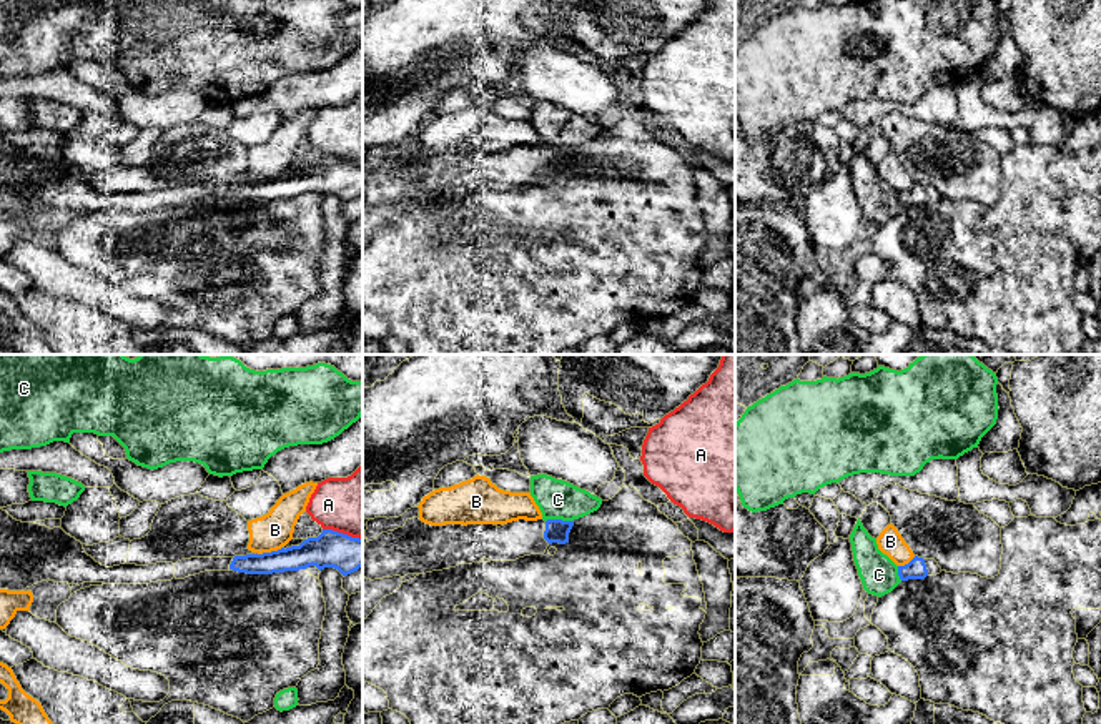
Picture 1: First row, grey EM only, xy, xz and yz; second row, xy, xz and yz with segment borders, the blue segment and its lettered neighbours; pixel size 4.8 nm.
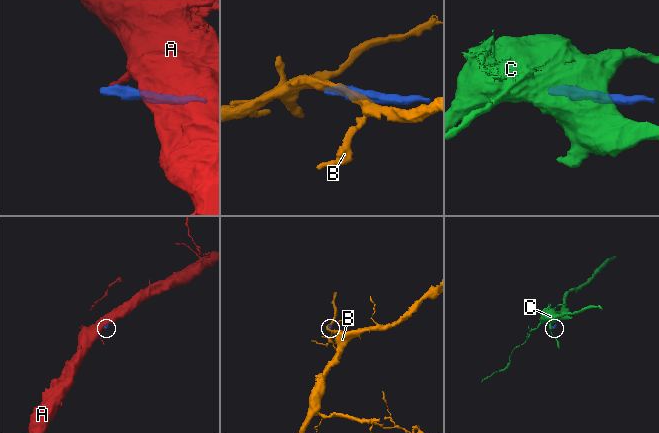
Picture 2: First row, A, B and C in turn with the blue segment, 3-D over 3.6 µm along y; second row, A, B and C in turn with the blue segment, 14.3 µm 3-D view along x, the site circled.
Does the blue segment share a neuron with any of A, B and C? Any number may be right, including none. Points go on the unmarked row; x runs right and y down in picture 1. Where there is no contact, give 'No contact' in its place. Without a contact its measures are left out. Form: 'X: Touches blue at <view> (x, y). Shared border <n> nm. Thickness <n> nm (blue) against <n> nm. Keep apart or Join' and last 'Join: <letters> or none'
A: Touches blue at xy (341, 160). Shared border 200 nm. Thickness 180 nm (blue) against 300 nm. Keep apart
B: Touches blue at xy (271, 178). Shared border 130 nm. Thickness 160 nm (blue) against 180 nm. Keep apart
C: Touches blue at xz (559, 147). Shared border 140 nm. Thickness 110 nm (blue) against 190 nm. Keep apart
Join: none

